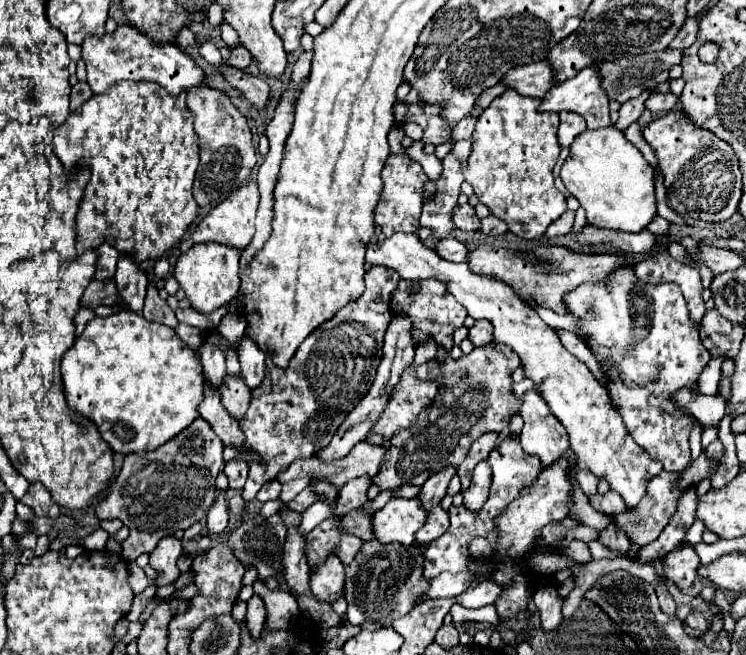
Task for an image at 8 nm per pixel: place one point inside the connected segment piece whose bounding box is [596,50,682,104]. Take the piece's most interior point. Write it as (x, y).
(622, 79)

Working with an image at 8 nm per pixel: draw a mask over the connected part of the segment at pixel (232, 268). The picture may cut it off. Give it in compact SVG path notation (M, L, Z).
M204 242L194 244L188 252L180 254L176 266L174 266L174 278L178 280L180 288L186 292L186 298L192 302L192 308L210 314L222 304L230 302L240 288L240 276L238 276L238 264L240 264L240 250L232 246L222 246L218 242Z

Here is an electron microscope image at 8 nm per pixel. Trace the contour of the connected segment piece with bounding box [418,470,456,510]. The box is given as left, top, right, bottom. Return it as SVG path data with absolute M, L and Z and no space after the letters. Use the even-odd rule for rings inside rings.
M440 470L440 472L432 474L432 478L428 478L428 482L424 482L424 486L420 488L420 494L418 494L420 506L424 510L430 510L442 502L442 498L446 496L448 482L452 480L454 474L456 474L456 470Z

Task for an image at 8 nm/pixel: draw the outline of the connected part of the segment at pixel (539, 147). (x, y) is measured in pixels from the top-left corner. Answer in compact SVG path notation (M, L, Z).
M506 90L492 100L472 134L474 148L464 174L490 214L504 220L508 230L524 240L540 238L546 228L566 212L564 194L554 188L552 176L560 154L556 138L560 120L554 112L538 112L538 106L540 98L520 96L516 90Z

